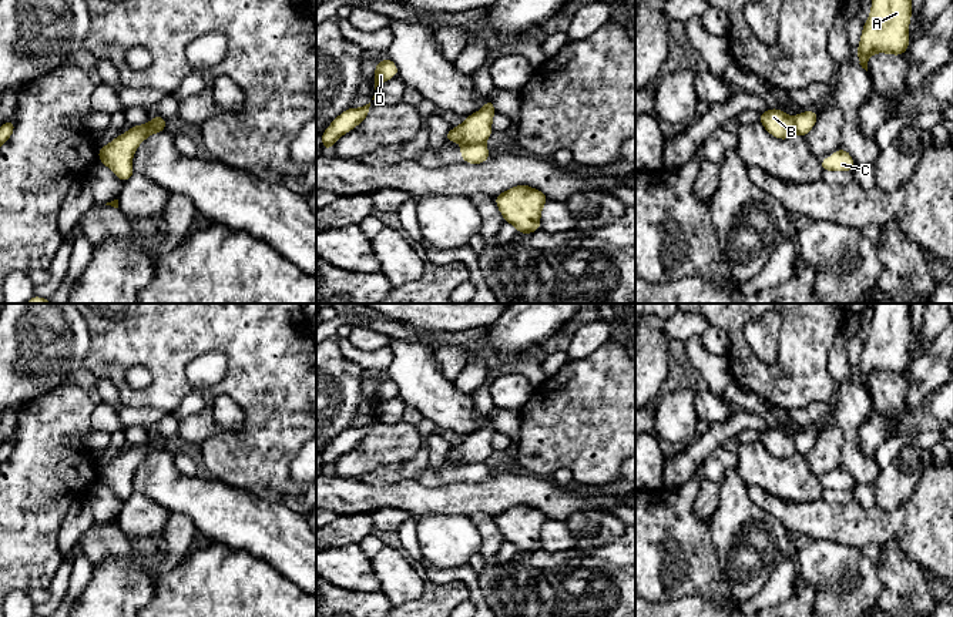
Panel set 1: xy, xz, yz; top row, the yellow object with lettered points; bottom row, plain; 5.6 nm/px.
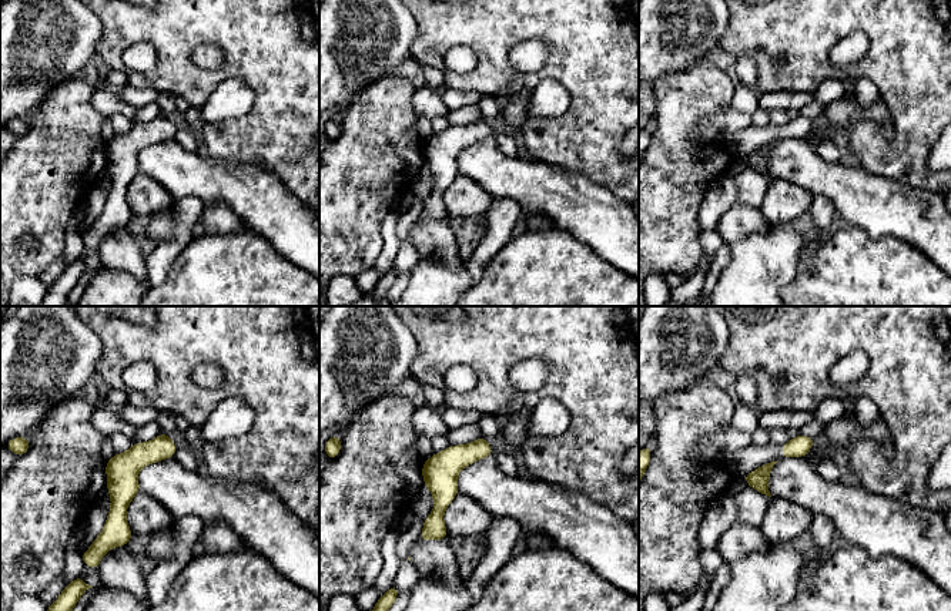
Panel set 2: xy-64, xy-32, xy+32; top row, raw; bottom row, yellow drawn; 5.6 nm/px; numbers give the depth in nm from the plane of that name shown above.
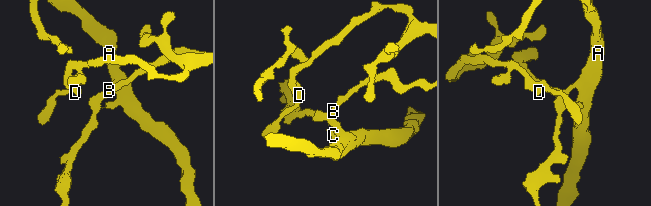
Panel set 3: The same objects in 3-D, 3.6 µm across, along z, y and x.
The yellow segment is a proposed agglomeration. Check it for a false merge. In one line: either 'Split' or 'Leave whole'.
Split

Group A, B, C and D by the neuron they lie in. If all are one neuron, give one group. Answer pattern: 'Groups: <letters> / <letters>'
Groups: A C / B D

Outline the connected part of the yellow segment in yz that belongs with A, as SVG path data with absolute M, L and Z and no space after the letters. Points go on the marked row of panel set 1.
M872 0L872 10L863 26L856 56L862 68L868 71L868 60L875 53L902 56L909 48L909 23L912 17L912 0Z

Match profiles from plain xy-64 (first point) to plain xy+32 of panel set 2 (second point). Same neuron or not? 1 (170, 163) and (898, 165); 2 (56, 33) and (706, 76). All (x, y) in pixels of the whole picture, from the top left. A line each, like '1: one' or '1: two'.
1: two
2: two

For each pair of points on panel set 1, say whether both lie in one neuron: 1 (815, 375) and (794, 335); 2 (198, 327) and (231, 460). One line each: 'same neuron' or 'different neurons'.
1: same neuron
2: same neuron

